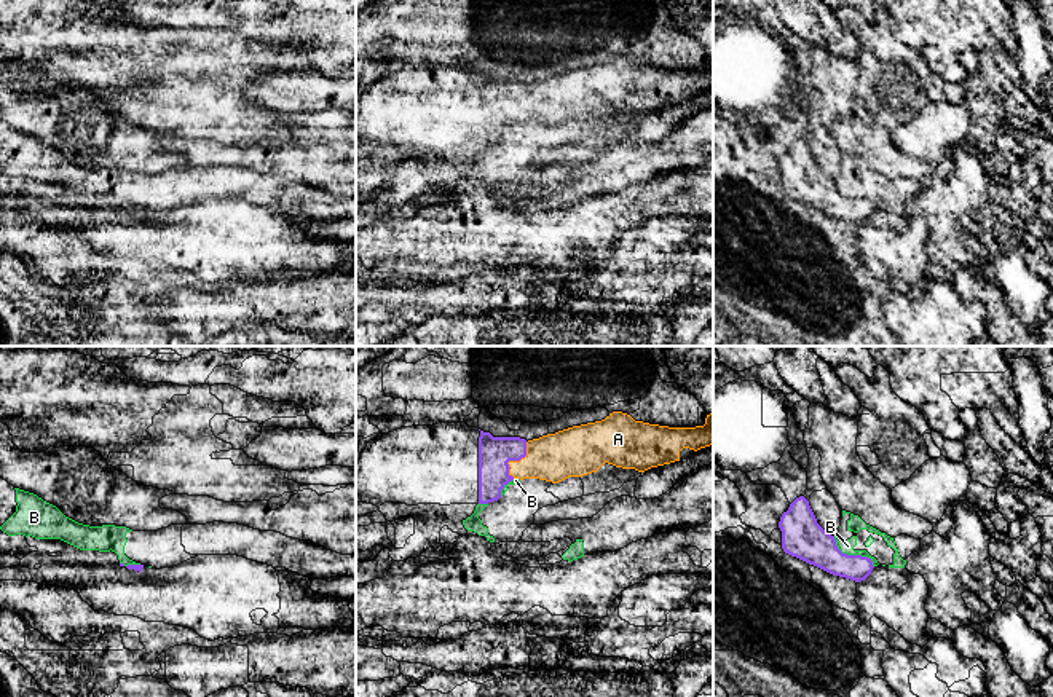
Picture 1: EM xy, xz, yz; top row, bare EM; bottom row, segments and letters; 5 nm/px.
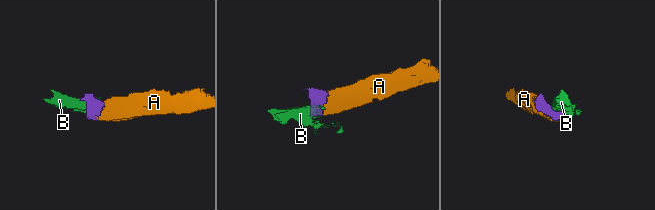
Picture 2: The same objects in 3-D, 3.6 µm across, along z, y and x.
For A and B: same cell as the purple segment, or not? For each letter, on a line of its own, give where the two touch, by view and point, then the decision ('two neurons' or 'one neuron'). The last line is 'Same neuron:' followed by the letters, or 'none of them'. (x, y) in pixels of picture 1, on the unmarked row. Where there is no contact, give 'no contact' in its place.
A: xz (516, 102) | one neuron
B: yz (852, 198) | two neurons
Same neuron: A

